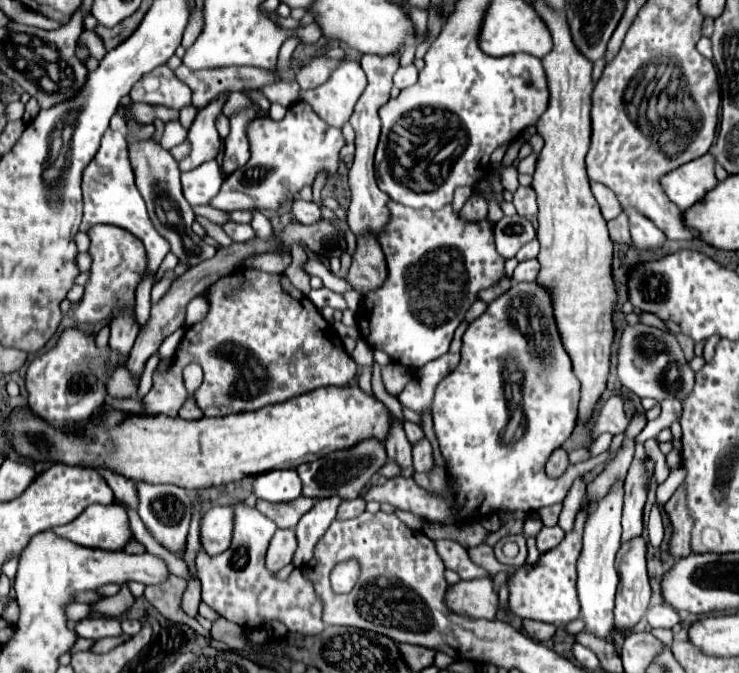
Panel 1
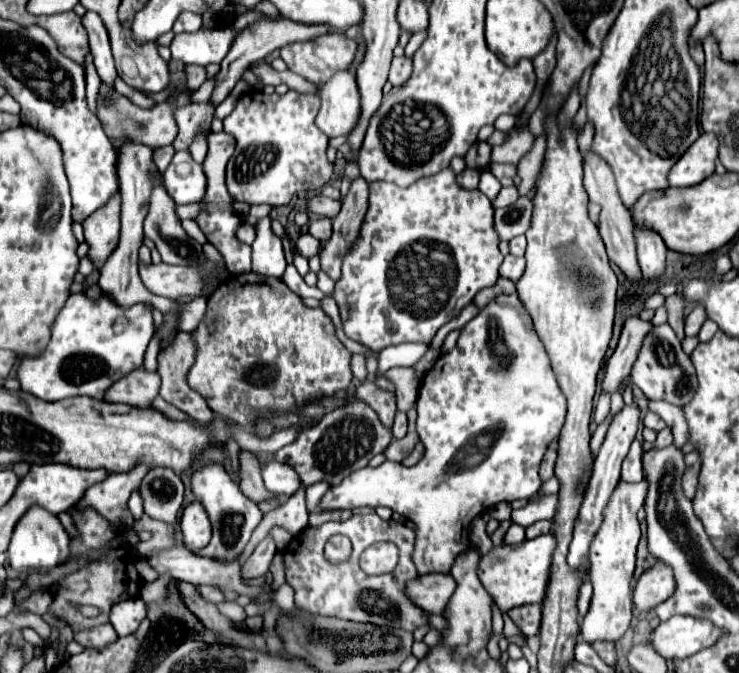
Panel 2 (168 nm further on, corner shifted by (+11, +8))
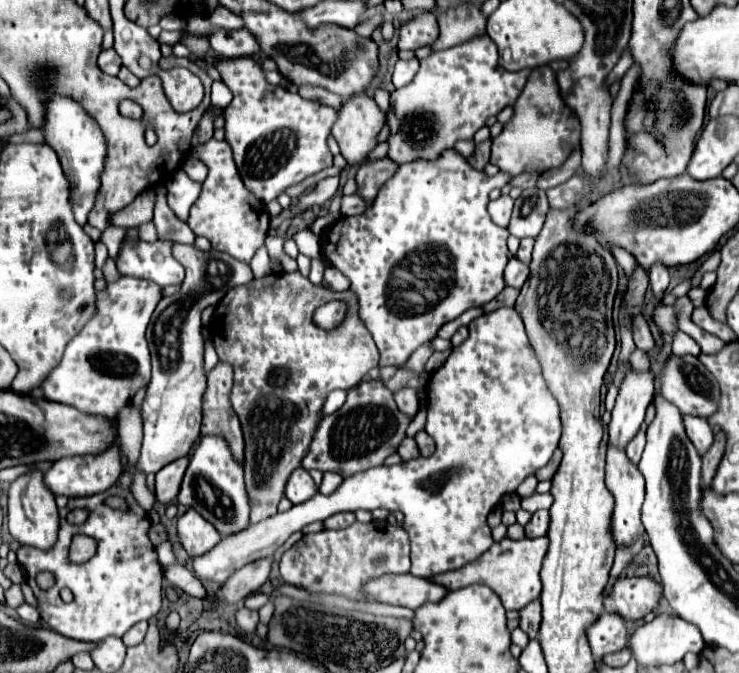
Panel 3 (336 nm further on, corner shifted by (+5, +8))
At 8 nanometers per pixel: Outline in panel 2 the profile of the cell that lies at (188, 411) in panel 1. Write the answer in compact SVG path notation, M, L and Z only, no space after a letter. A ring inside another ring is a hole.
M178 333L172 347L168 347L158 357L158 375L162 379L160 397L190 417L198 419L200 423L212 423L214 413L206 405L206 401L188 387L186 375L194 363L196 355L196 343L192 339L192 333Z

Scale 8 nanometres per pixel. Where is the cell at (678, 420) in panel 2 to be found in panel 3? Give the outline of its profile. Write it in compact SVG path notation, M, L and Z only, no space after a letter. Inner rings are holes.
M682 415L682 421L684 421L684 427L686 427L686 435L688 435L688 439L694 443L694 447L698 449L698 453L704 455L704 451L708 451L710 443L714 441L712 427L706 423L704 417Z

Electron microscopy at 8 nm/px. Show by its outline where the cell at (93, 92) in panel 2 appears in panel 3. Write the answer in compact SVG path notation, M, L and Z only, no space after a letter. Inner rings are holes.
M108 49L108 51L102 51L100 57L98 57L98 67L104 71L104 73L110 73L110 69L120 69L122 63L116 55L114 49Z

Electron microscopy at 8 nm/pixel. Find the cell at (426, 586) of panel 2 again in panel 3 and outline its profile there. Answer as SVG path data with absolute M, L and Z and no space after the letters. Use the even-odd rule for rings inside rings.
M412 573L382 575L382 579L368 583L366 591L370 591L370 595L374 595L374 599L380 603L402 605L408 609L418 609L424 603L440 603L448 595L446 587L422 577L414 577Z

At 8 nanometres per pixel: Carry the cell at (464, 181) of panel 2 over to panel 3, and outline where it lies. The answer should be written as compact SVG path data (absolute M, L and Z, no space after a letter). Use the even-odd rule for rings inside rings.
M490 139L484 141L484 143L480 143L480 145L476 145L476 151L474 151L474 155L468 159L468 163L470 163L472 167L476 167L478 171L482 171L482 169L488 165L488 159L490 159Z

